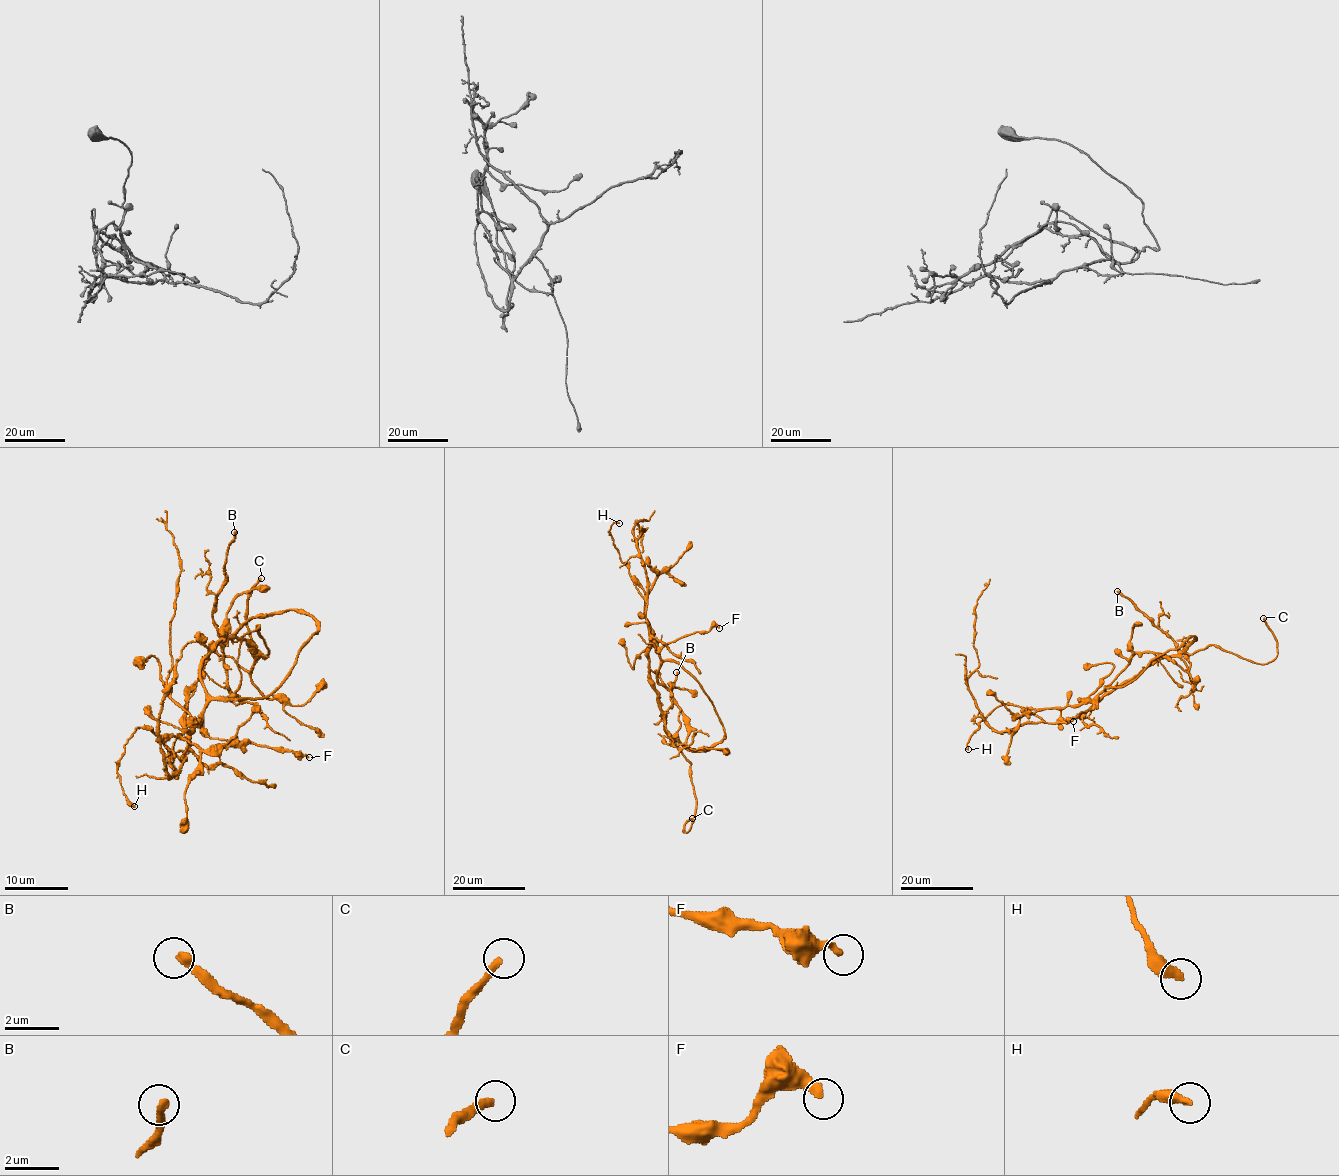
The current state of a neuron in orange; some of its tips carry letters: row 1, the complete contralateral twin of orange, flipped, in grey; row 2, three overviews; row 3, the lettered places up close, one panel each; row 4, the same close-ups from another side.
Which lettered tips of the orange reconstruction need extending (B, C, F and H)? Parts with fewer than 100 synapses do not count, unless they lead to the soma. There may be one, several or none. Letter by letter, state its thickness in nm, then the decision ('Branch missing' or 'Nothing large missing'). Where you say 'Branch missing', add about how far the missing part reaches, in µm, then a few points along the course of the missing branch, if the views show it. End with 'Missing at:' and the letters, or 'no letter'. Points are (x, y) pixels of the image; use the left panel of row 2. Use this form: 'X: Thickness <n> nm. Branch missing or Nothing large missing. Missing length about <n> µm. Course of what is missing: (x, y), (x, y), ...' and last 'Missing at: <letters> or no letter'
B: Thickness 240 nm. Nothing large missing
C: Thickness 260 nm. Branch missing. Missing length about 45 µm
F: Thickness 300 nm. Nothing large missing
H: Thickness 380 nm. Nothing large missing
Missing at: C

